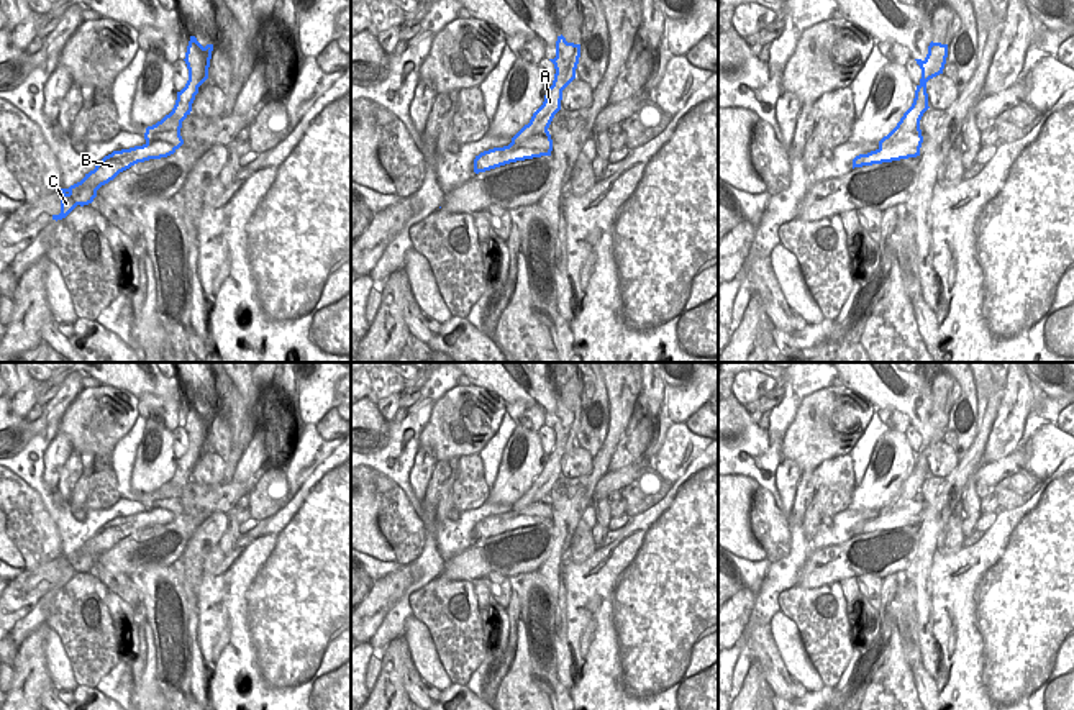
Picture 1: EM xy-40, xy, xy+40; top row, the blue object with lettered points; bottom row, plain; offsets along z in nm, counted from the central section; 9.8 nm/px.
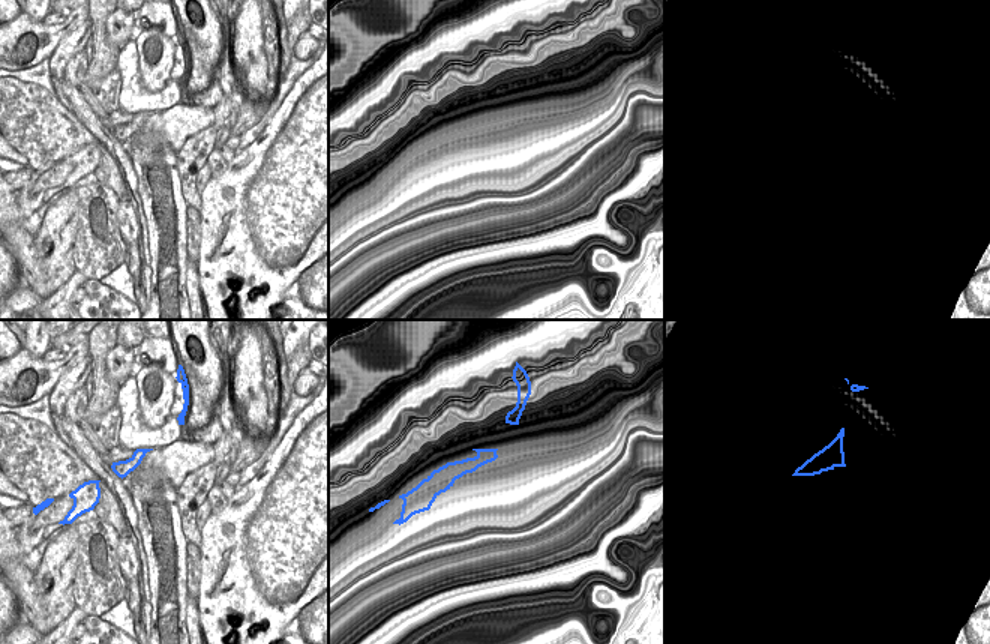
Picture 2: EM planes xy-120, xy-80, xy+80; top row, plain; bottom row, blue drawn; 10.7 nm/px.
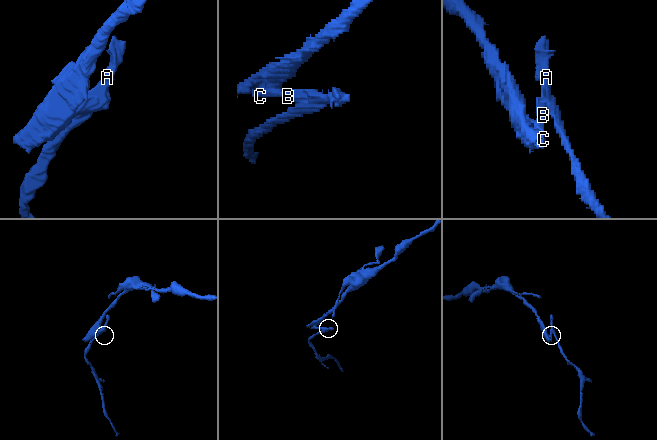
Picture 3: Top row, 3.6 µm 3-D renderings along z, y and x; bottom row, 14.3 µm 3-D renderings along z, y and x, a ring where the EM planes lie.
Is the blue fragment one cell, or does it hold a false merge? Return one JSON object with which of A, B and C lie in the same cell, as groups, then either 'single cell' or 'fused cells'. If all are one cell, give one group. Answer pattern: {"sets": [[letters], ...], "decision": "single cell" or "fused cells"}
{"sets": [["A"], ["B", "C"]], "decision": "fused cells"}

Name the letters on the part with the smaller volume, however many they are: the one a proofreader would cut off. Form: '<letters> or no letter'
A

